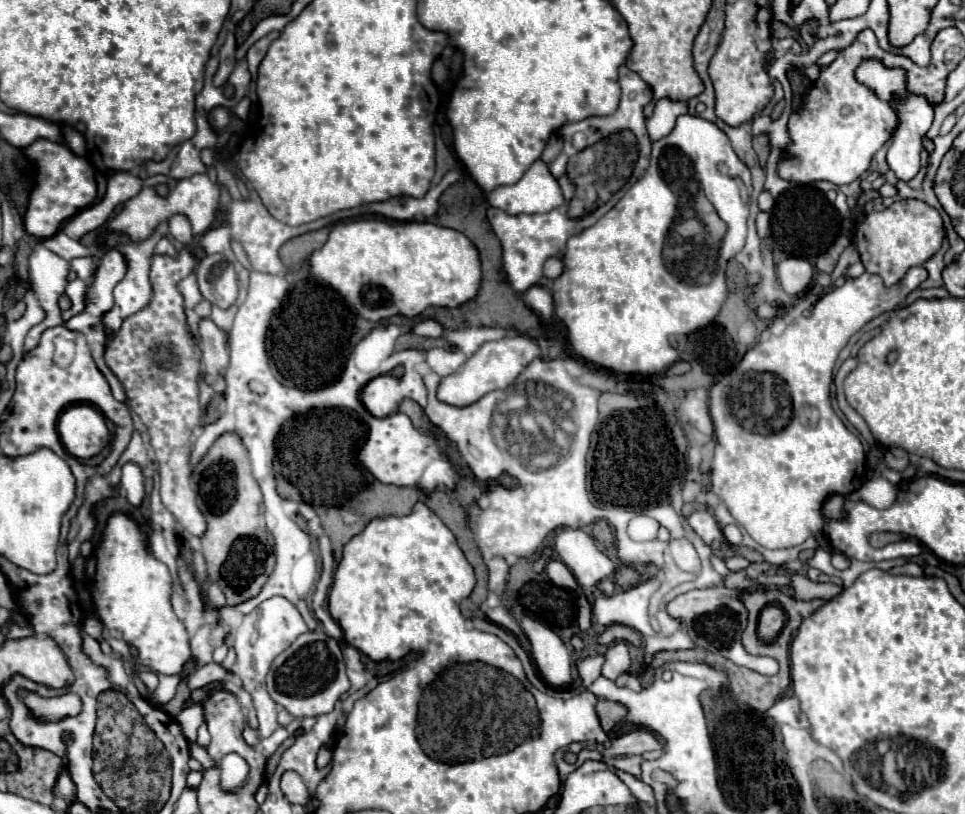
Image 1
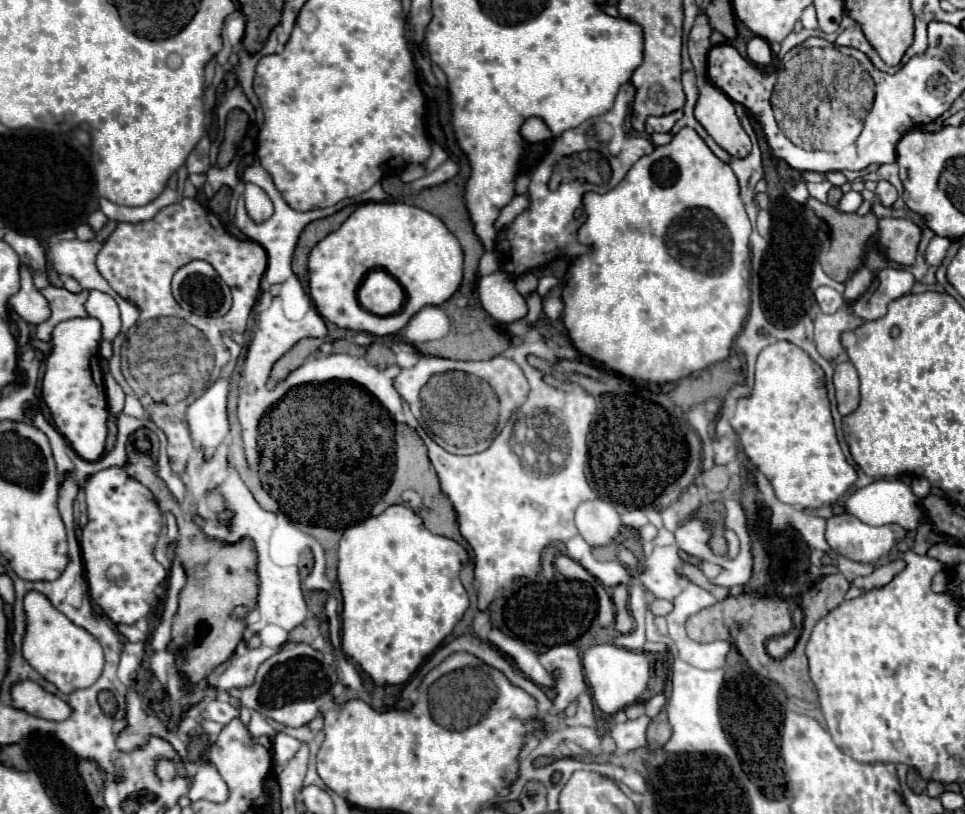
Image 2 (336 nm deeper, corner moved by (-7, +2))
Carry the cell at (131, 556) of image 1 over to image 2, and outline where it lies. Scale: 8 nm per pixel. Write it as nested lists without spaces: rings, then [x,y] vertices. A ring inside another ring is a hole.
[[[107,467],[97,475],[89,475],[83,489],[89,521],[81,533],[81,553],[91,599],[115,625],[133,625],[151,613],[157,603],[155,587],[167,577],[163,565],[153,557],[153,547],[161,531],[161,511],[153,493],[129,477],[123,467]]]

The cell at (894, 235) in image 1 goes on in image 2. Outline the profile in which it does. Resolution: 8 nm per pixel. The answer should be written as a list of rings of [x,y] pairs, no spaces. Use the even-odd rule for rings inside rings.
[[[885,217],[879,219],[879,243],[881,251],[889,261],[901,265],[913,265],[917,257],[917,245],[921,239],[921,229],[909,219]]]

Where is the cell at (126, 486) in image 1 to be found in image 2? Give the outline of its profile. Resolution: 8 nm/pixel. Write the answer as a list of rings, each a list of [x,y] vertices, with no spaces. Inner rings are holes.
[[[91,291],[87,299],[87,313],[103,323],[103,341],[101,341],[101,355],[105,359],[111,357],[111,341],[121,331],[121,317],[119,317],[119,305],[117,301],[103,293],[103,291]]]

